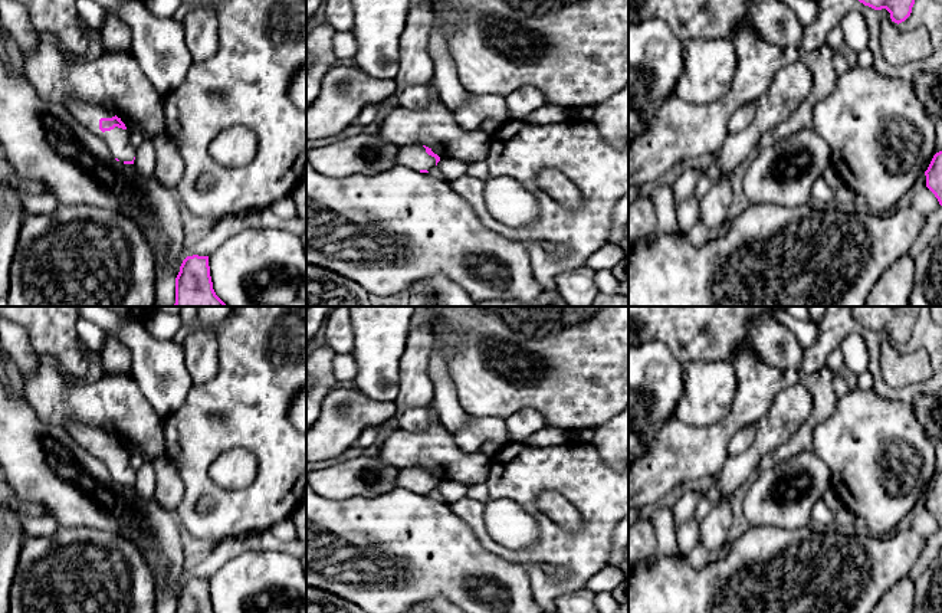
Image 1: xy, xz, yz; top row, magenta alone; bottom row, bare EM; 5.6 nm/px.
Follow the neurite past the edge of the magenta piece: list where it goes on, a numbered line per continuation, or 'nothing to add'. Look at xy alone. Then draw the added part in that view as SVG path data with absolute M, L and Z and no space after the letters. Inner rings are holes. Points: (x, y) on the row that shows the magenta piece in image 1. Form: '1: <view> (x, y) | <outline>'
1: xy (88, 114) | M73 101L65 106L88 131L101 137L106 142L111 154L115 158L118 158L122 163L134 160L135 148L132 147L128 138L129 137L128 130L122 130L118 127L105 132L99 130L101 118L115 117L115 112L112 109L99 104L89 104L81 101Z

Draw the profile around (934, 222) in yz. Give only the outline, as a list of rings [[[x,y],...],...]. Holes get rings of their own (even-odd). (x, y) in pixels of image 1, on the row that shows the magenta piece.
[[[942,206],[932,214],[926,216],[923,229],[913,242],[909,250],[909,256],[913,259],[919,256],[923,252],[923,249],[936,237],[941,226],[942,226]]]

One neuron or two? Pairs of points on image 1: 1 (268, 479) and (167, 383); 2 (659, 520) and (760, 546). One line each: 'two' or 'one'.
1: two
2: two

